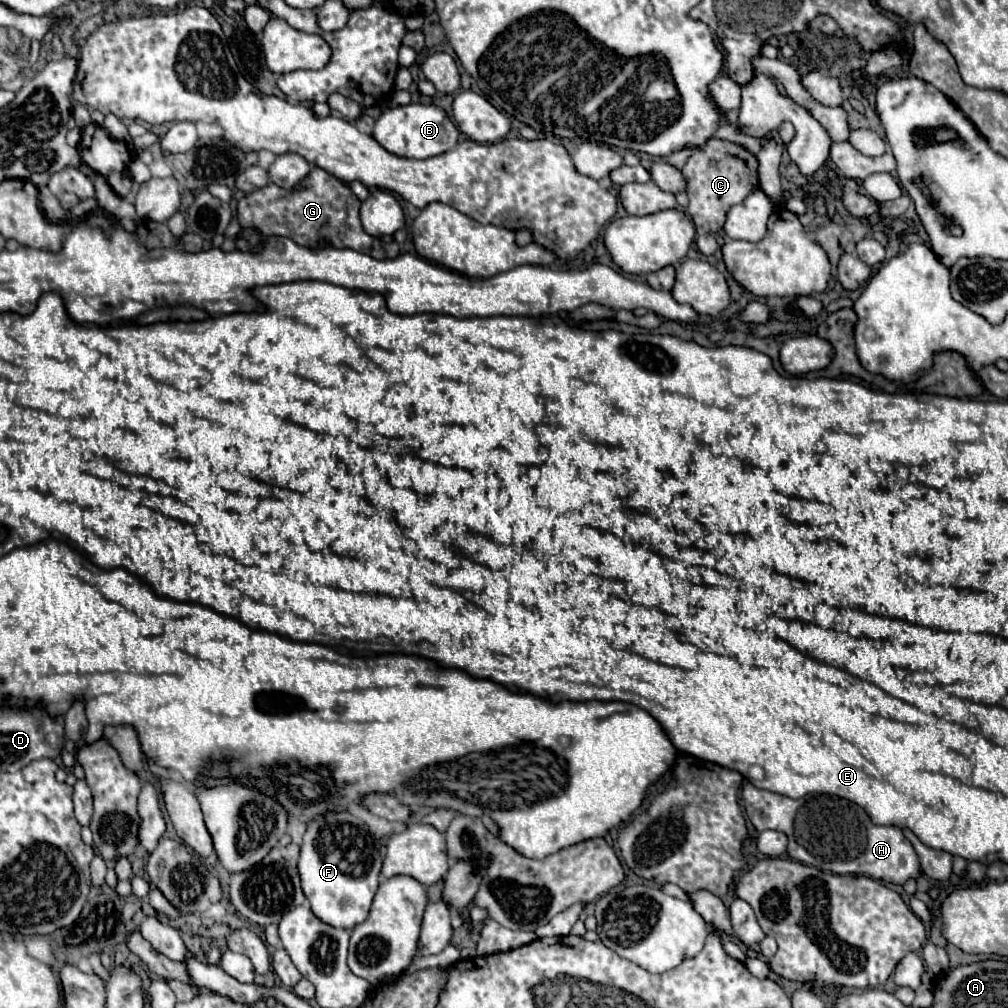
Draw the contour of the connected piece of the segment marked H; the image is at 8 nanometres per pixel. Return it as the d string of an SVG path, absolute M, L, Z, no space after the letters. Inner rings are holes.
M744 783L742 787L742 801L744 801L744 811L748 821L754 825L756 831L764 829L774 829L780 831L788 837L788 853L792 859L812 865L822 871L832 871L838 875L866 875L884 883L894 883L894 885L904 885L908 879L918 879L920 877L920 865L918 865L918 855L914 853L914 847L910 841L902 835L898 827L880 827L870 823L868 813L858 807L856 803L832 795L806 795L802 799L790 799L772 791L758 789L750 783Z

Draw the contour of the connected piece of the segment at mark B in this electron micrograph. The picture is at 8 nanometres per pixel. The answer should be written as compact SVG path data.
M410 103L400 105L392 109L384 109L382 117L374 125L372 137L390 153L398 157L410 157L410 159L428 159L440 153L446 153L456 147L460 131L450 121L446 111L438 105L424 105L424 103Z

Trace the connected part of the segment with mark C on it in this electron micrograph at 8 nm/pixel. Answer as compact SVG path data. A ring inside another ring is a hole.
M710 139L702 149L694 149L690 159L682 167L682 175L688 181L688 199L690 199L688 215L696 225L698 239L702 241L700 249L704 247L704 243L710 243L710 239L704 241L706 237L712 237L712 233L722 229L728 209L732 205L742 203L758 187L756 167L758 167L756 157L742 145L730 141Z

